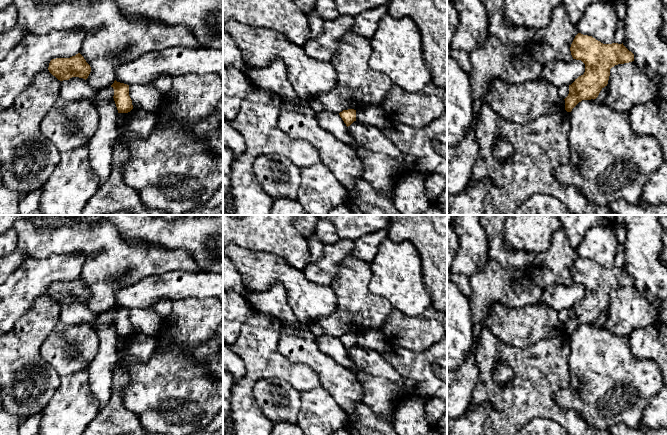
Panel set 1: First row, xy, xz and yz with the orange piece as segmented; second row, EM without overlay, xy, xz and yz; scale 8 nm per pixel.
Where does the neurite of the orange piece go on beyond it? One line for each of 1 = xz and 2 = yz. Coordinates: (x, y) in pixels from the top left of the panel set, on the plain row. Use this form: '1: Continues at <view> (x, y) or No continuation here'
1: No continuation here
2: No continuation here

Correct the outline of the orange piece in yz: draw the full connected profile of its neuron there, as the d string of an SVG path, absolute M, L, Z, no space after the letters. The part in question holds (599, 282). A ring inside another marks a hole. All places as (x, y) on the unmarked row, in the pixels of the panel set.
M581 257L575 260L570 275L573 283L585 288L585 296L569 309L569 318L564 323L567 336L582 324L596 323L607 310L612 291L634 285L634 278L623 267L603 268Z

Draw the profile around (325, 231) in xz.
M319 219L314 229L314 235L324 244L330 245L340 240L335 226L329 222Z

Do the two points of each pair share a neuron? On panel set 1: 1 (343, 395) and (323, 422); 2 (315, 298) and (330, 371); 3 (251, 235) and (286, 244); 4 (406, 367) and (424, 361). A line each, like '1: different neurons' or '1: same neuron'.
1: different neurons
2: different neurons
3: same neuron
4: same neuron

